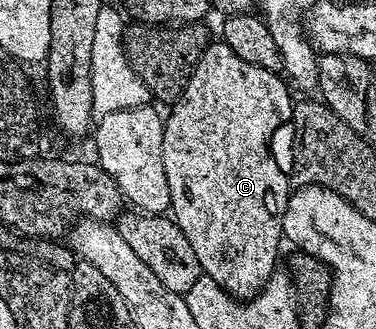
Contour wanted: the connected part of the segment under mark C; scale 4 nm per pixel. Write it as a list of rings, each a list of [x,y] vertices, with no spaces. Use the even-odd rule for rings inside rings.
[[[221,40],[212,41],[205,48],[201,60],[193,68],[181,96],[170,107],[171,115],[166,115],[163,124],[163,155],[165,156],[165,180],[169,180],[170,217],[185,232],[185,240],[193,244],[193,252],[197,255],[200,271],[206,277],[214,280],[226,294],[232,294],[240,300],[250,300],[260,293],[263,285],[271,279],[277,269],[275,261],[279,258],[279,242],[284,241],[283,217],[289,197],[289,174],[286,169],[279,167],[277,159],[271,155],[271,137],[282,128],[283,122],[290,123],[293,118],[293,97],[287,91],[288,83],[274,70],[257,68],[257,64],[249,64],[233,52]]]

